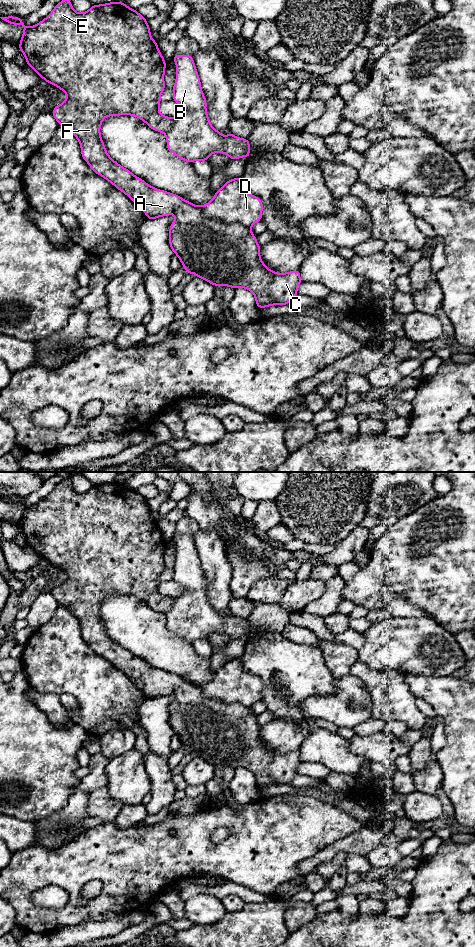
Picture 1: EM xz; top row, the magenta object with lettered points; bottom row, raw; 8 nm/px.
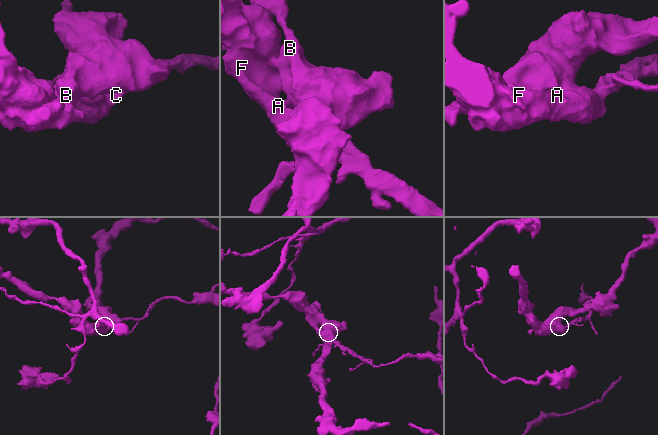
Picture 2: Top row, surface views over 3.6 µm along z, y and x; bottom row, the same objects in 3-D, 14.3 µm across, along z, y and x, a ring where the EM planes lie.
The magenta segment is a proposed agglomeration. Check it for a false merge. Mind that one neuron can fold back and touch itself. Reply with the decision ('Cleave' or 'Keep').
Cleave

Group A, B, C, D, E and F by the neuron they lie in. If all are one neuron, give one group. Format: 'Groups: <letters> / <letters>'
Groups: A C E F / B D

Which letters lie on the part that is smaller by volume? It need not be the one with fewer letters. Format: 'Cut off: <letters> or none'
Cut off: A, C, E, F

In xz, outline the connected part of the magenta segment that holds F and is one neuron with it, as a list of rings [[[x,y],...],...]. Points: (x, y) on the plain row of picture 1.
[[[65,478],[44,500],[31,507],[26,507],[22,498],[12,496],[0,498],[7,503],[24,507],[18,527],[24,534],[27,545],[43,560],[57,566],[67,574],[66,580],[55,587],[51,593],[59,605],[68,607],[78,619],[82,637],[91,649],[133,680],[144,691],[148,699],[175,694],[175,700],[169,708],[169,723],[174,734],[179,737],[185,747],[186,753],[194,753],[196,757],[204,759],[214,766],[246,768],[254,774],[258,788],[288,785],[298,775],[297,768],[302,763],[300,751],[280,754],[268,749],[260,738],[261,727],[257,723],[256,716],[252,714],[251,707],[239,703],[222,703],[204,697],[200,686],[196,686],[176,674],[148,665],[107,634],[100,615],[100,606],[107,596],[133,595],[143,600],[151,609],[164,614],[172,606],[172,598],[159,593],[160,575],[165,569],[166,542],[158,529],[157,522],[150,517],[151,511],[147,500],[142,495],[125,483],[115,481],[93,485],[88,491],[77,493],[73,489],[70,479]]]

